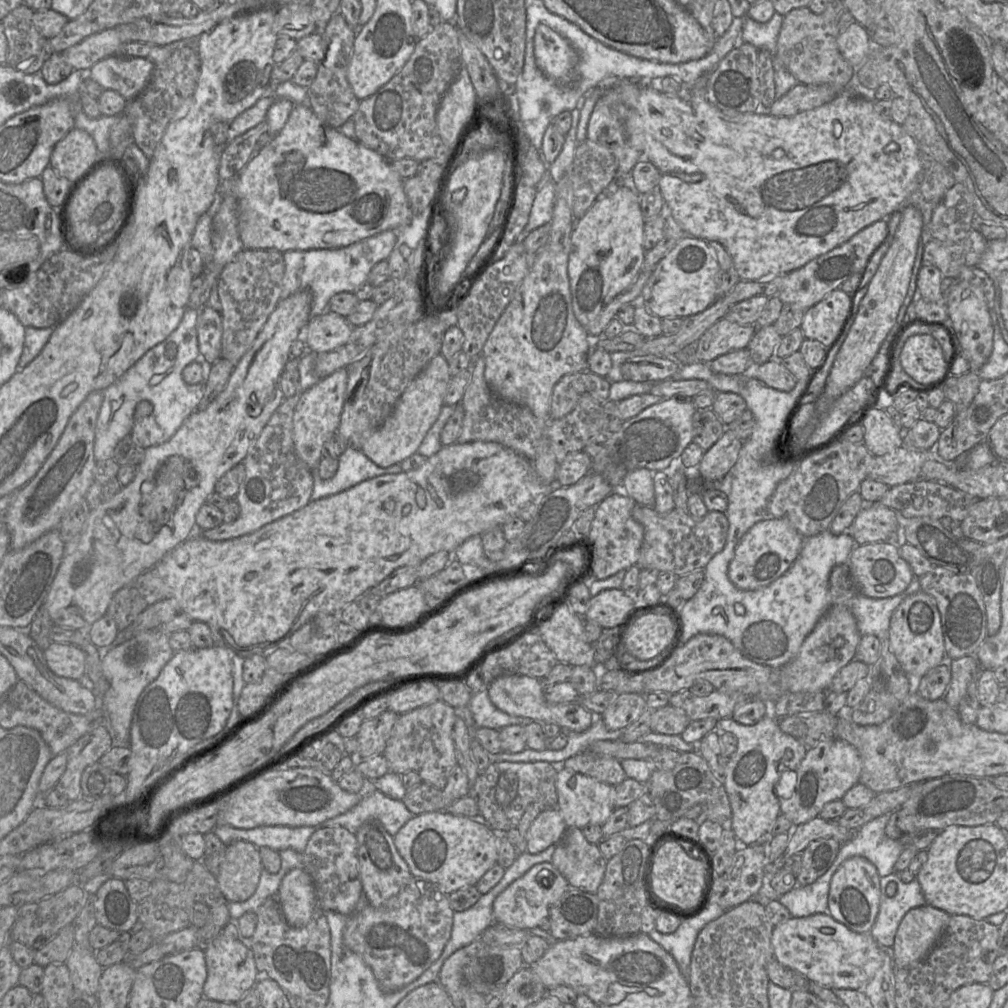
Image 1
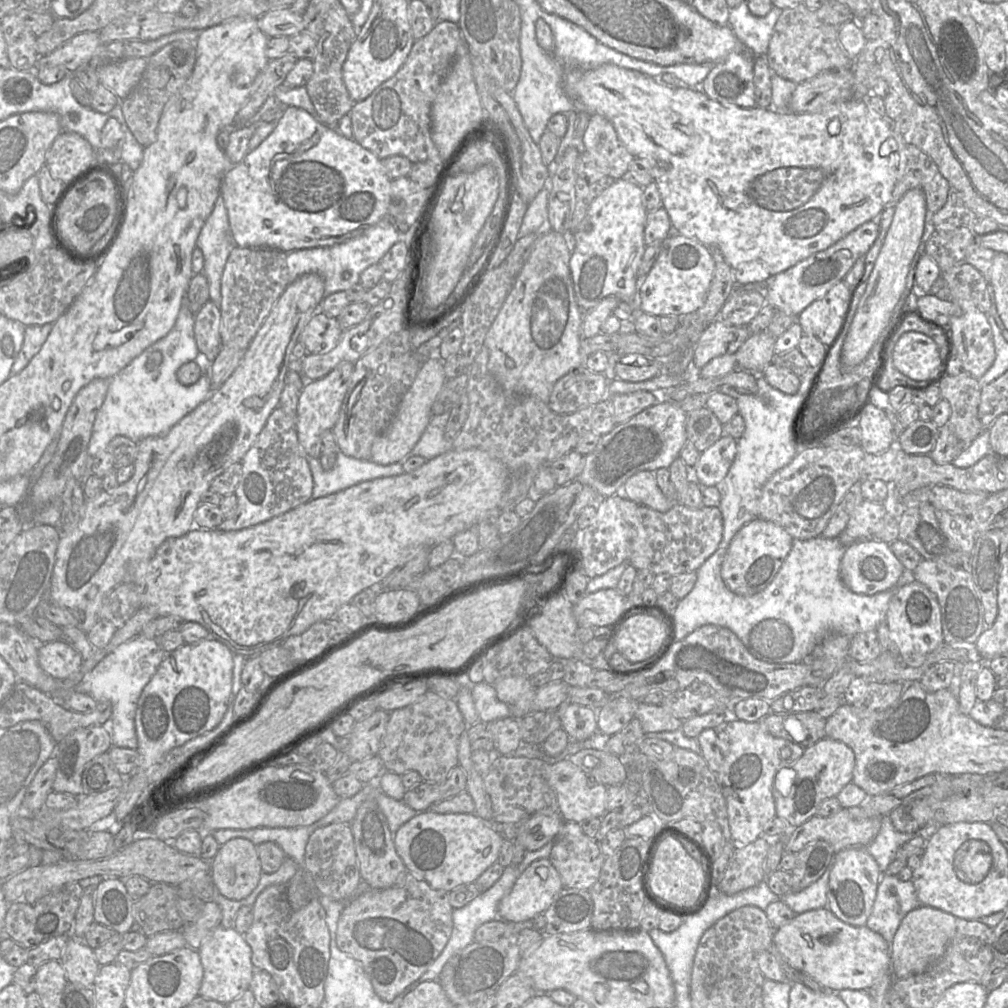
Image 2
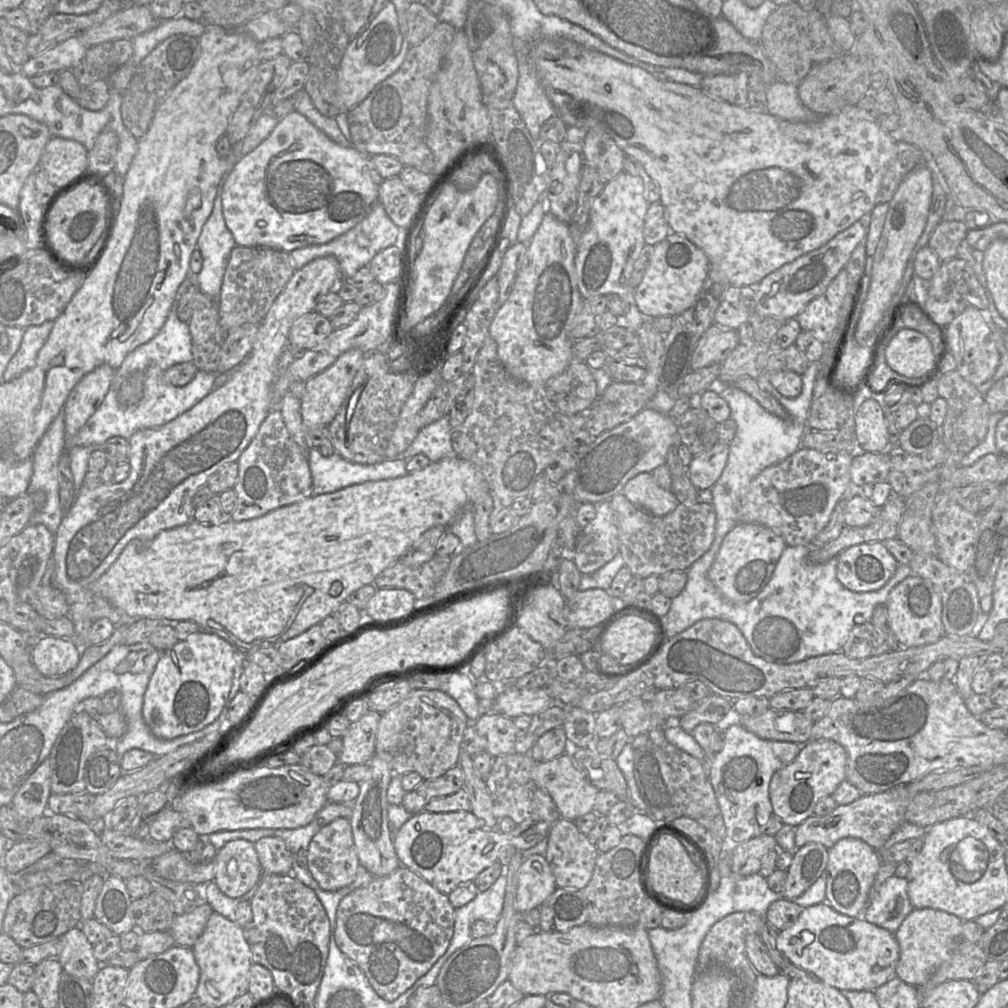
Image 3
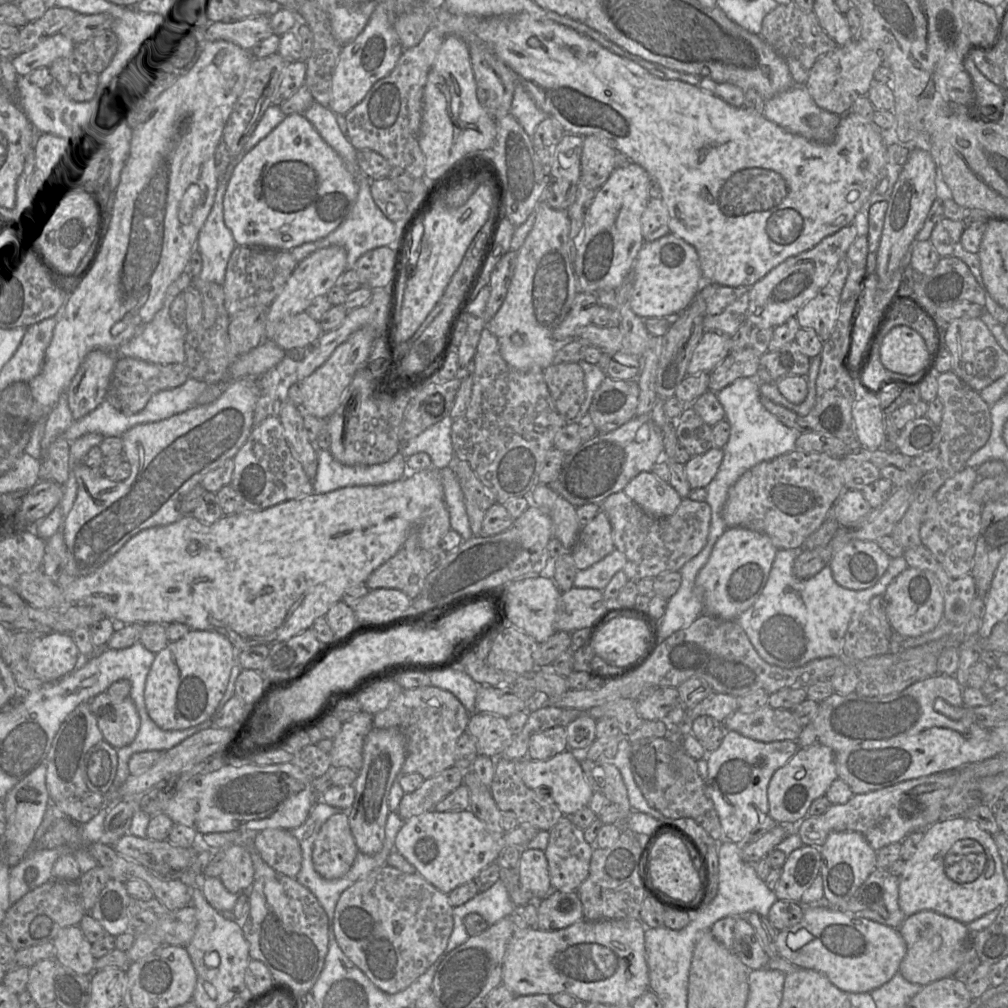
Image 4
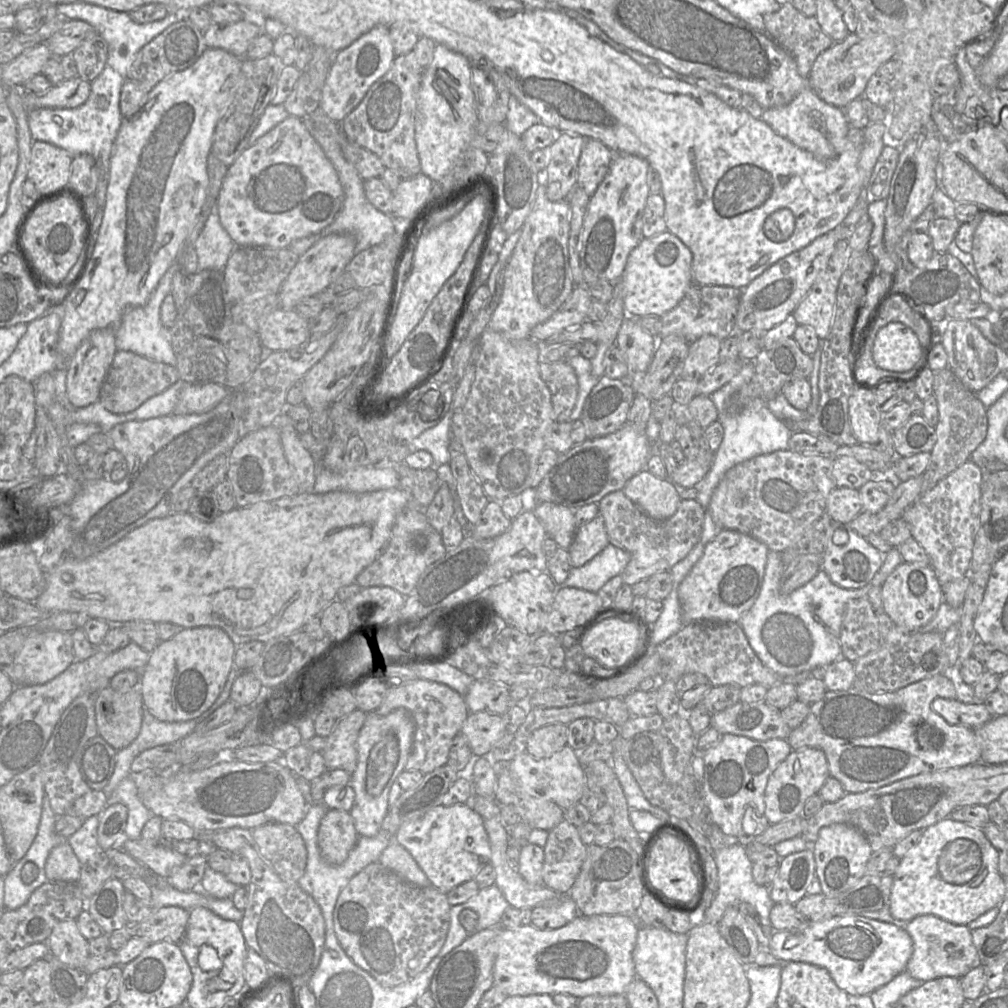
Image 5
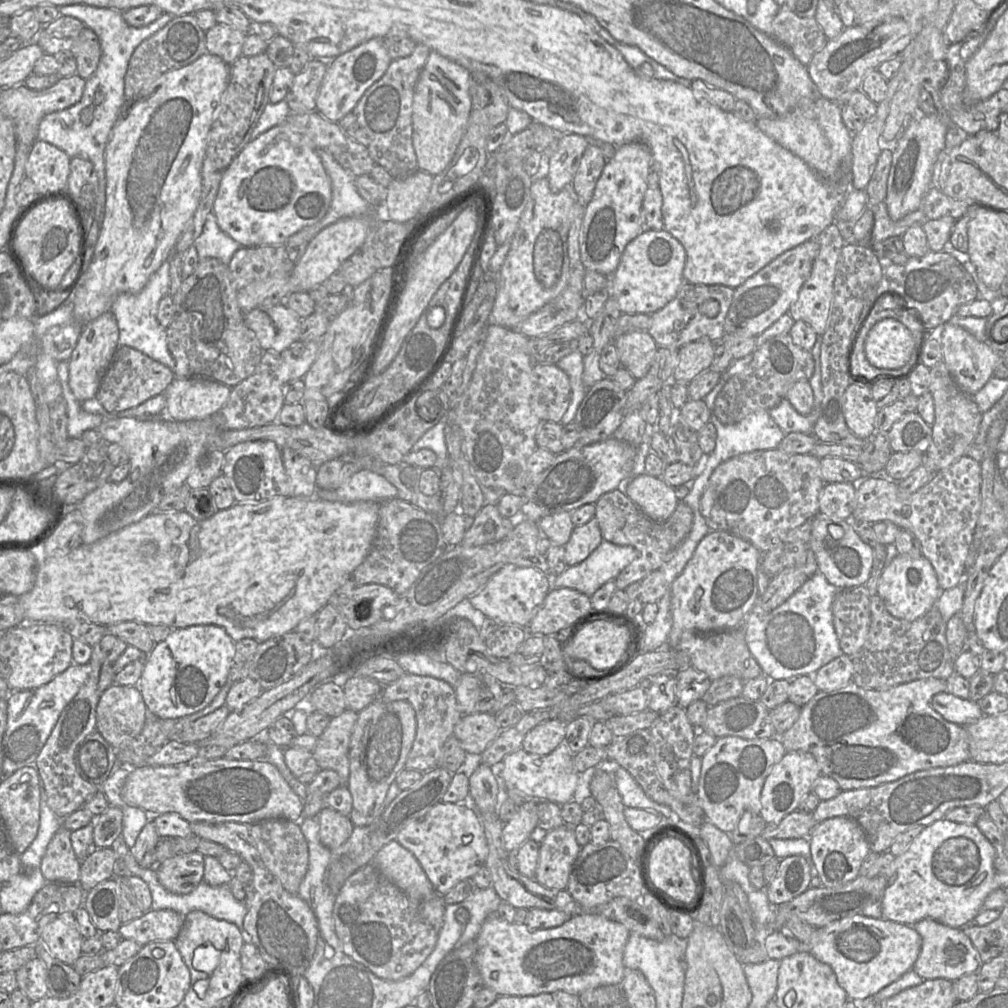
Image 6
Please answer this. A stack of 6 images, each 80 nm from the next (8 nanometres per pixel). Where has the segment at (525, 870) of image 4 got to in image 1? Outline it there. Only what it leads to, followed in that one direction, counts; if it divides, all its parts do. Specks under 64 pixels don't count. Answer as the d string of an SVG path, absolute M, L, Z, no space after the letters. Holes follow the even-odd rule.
M551 862L535 864L495 898L493 902L494 922L499 922L510 928L531 929L539 927L541 920L549 917L550 909L569 887L566 878ZM542 869L548 869L554 875L554 881L550 887L543 887L540 883L538 873Z

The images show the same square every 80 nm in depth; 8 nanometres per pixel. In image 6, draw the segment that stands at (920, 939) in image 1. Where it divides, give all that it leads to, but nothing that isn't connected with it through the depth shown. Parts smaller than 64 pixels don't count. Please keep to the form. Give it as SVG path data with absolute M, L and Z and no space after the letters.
M923 919L913 925L922 938L920 954L912 968L924 980L946 979L956 981L977 973L983 964L979 953L962 928L951 928L932 919Z

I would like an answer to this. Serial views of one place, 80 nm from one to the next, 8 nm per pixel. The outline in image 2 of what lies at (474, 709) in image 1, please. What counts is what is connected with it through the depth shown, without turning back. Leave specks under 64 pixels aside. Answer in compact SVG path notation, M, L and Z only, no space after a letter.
M483 681L471 685L470 691L481 722L490 723L498 719L512 717L511 708L497 698L494 685Z

